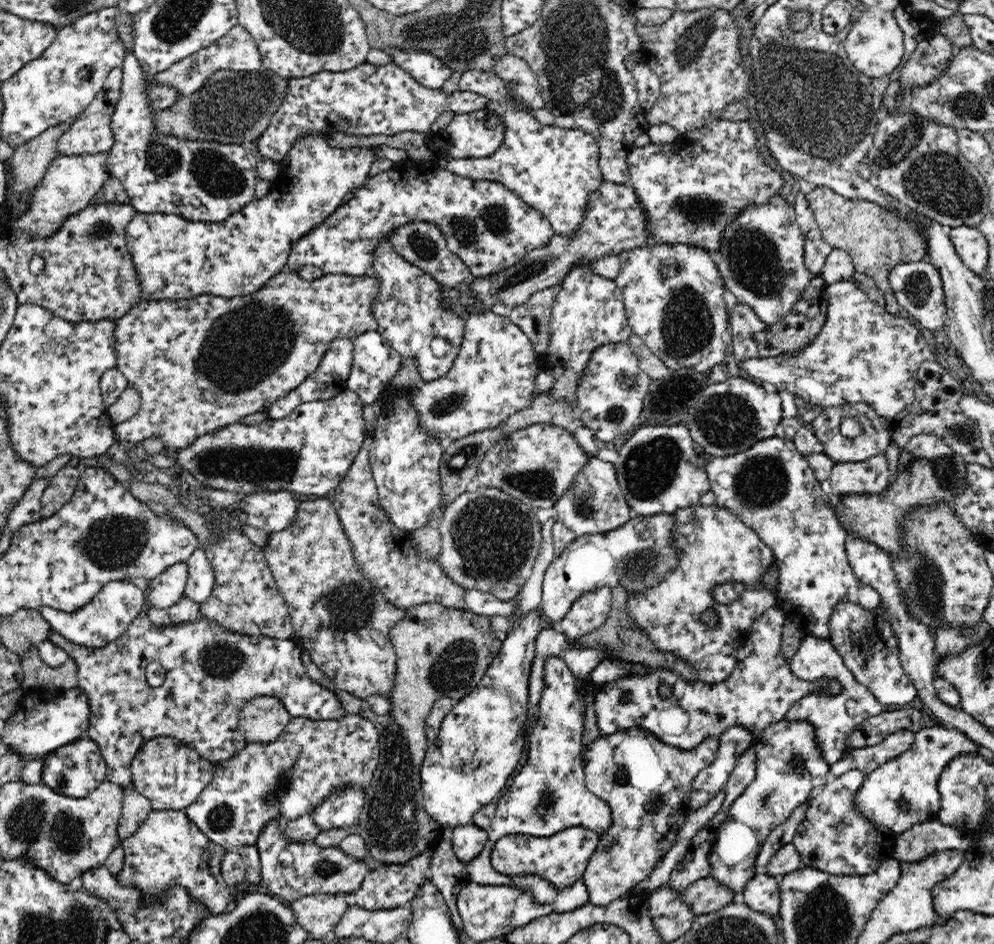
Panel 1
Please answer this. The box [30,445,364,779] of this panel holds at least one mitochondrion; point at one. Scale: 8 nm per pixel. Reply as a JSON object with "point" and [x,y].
{"point":[114,542]}

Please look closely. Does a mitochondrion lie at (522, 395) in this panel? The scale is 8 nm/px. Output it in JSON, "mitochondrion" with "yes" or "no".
{"mitochondrion":"no"}

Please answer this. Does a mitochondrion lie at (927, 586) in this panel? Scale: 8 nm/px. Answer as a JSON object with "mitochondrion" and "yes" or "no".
{"mitochondrion":"yes"}

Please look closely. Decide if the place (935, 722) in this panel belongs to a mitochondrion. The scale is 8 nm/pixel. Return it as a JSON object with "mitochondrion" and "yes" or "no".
{"mitochondrion":"no"}

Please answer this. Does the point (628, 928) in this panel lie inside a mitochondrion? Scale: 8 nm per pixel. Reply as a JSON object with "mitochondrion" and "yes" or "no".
{"mitochondrion":"no"}

